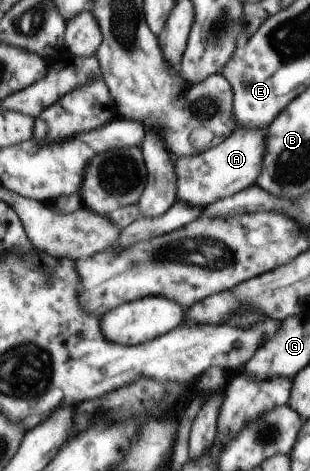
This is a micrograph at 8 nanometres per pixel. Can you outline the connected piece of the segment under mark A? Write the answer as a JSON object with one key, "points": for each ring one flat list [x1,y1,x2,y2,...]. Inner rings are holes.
{"points":[[234,128,234,133,229,135,220,145,212,147,208,151,198,155,184,156,175,159,174,169,176,169,176,199,182,203,188,203,192,207,206,207,215,201,234,195,243,189,253,186,256,179,260,177,262,171,262,161,264,161,264,137,265,129,240,129]]}

